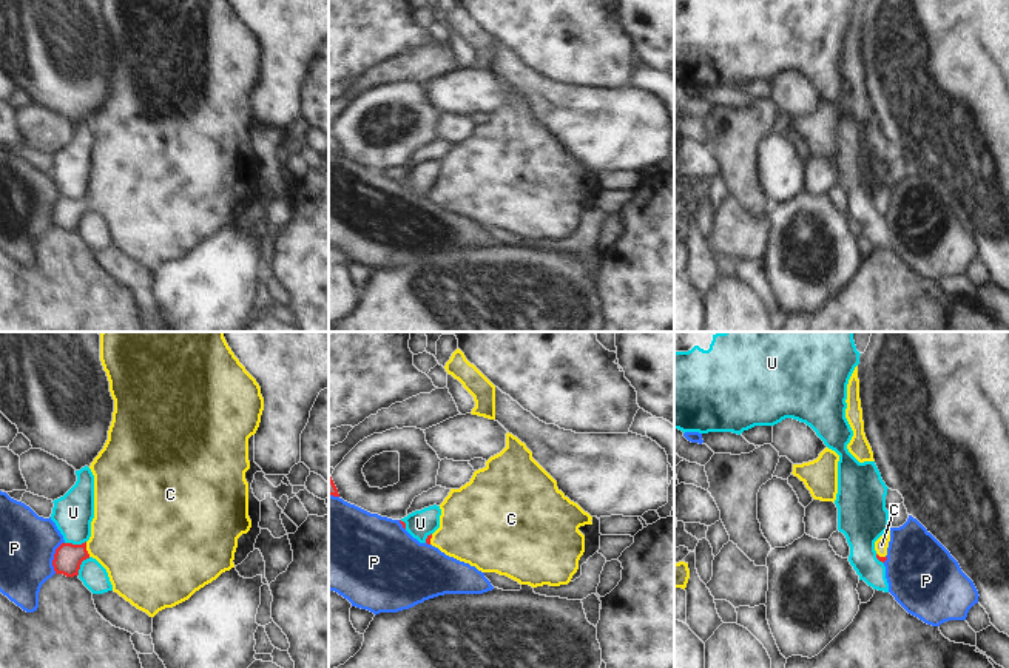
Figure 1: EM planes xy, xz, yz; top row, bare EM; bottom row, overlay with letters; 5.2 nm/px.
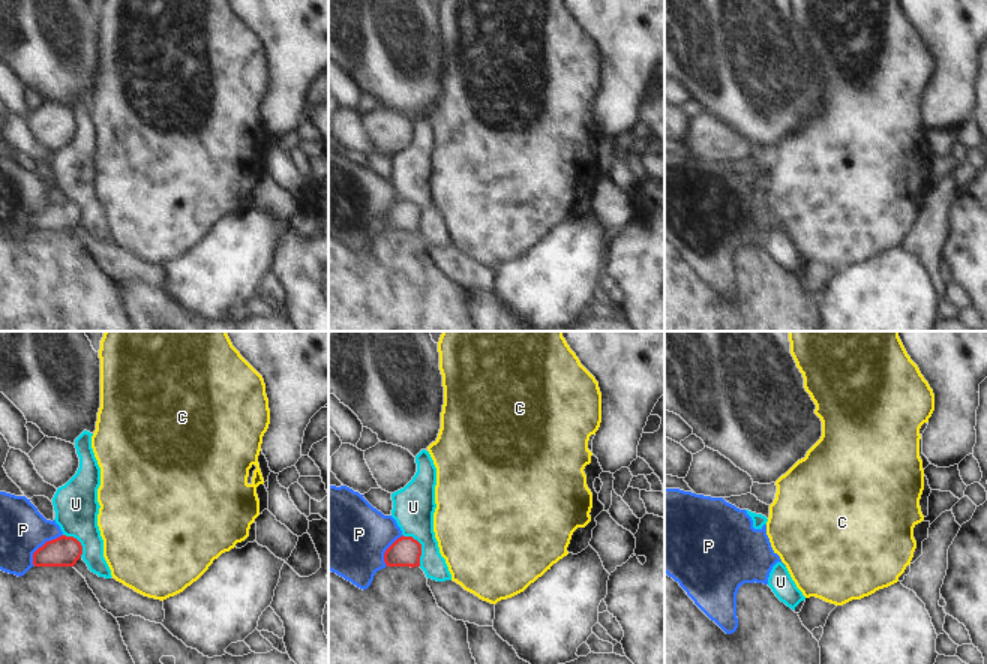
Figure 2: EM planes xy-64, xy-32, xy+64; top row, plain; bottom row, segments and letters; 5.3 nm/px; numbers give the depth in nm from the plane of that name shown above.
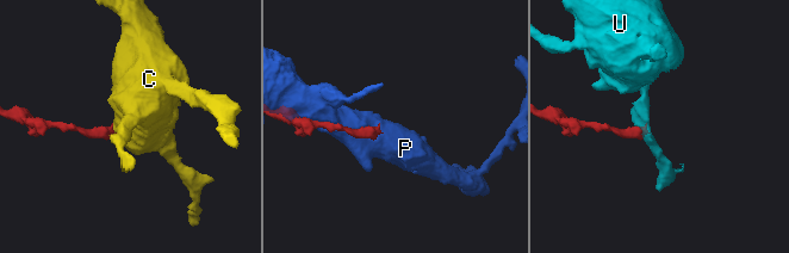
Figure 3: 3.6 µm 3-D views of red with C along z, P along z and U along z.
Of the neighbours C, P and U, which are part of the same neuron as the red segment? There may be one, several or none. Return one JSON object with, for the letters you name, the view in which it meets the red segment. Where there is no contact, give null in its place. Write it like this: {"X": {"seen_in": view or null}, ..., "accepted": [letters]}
{"C": {"seen_in": "xy"}, "accepted": ["C"]}

